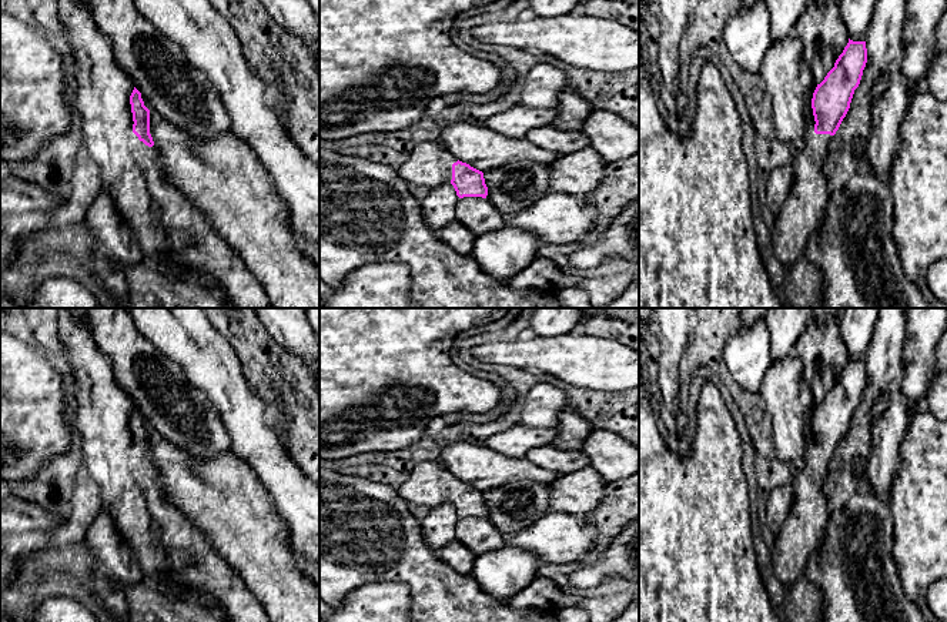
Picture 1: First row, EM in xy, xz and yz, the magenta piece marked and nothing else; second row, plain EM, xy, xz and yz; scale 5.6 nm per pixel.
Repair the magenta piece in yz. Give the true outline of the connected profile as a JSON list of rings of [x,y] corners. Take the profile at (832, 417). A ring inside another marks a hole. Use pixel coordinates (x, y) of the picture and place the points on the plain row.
[[[866,361],[847,365],[820,404],[812,405],[804,465],[793,471],[794,499],[789,518],[776,535],[772,562],[787,588],[804,576],[809,561],[821,548],[829,524],[829,499],[823,488],[831,476],[831,459],[846,437],[867,382]]]

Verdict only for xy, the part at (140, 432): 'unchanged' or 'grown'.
grown

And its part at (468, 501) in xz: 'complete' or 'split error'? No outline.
split error

